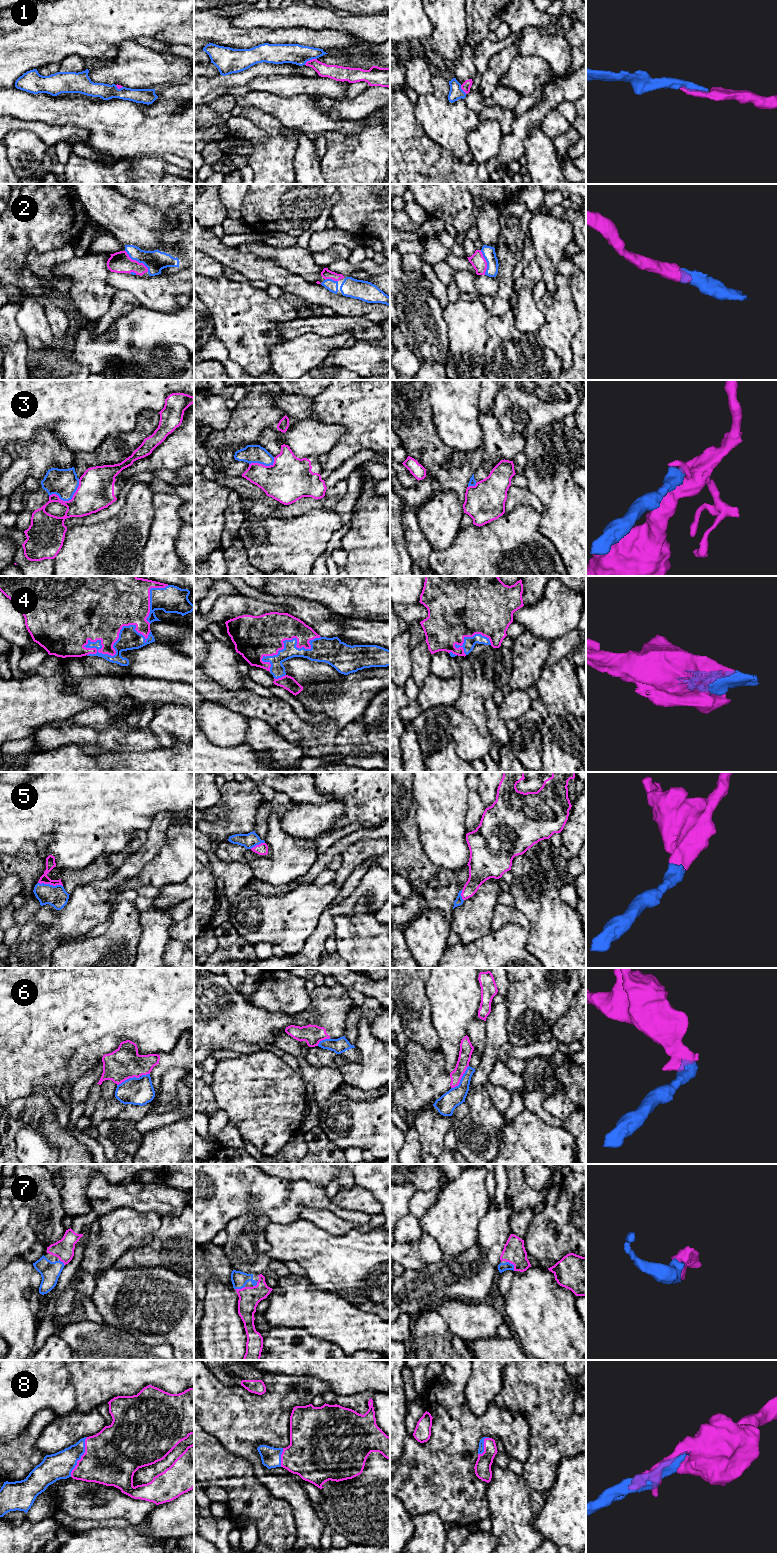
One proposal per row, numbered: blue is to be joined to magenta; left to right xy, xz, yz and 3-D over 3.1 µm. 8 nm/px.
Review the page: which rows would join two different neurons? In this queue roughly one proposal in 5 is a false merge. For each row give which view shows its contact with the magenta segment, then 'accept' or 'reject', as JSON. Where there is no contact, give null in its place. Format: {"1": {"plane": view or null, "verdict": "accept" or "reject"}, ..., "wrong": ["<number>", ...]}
{"1": {"plane": "xz", "verdict": "accept"}, "2": {"plane": "xy", "verdict": "accept"}, "3": {"plane": "xy", "verdict": "reject"}, "4": {"plane": "xy", "verdict": "accept"}, "5": {"plane": "xy", "verdict": "accept"}, "6": {"plane": "yz", "verdict": "reject"}, "7": {"plane": "yz", "verdict": "accept"}, "8": {"plane": "xy", "verdict": "accept"}, "wrong": ["3", "6"]}

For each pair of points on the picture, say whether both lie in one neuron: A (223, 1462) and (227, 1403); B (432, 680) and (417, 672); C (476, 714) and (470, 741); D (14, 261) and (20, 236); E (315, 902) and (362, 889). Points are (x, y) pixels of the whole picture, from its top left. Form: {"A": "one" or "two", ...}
{"A": "two", "B": "two", "C": "two", "D": "one", "E": "two"}

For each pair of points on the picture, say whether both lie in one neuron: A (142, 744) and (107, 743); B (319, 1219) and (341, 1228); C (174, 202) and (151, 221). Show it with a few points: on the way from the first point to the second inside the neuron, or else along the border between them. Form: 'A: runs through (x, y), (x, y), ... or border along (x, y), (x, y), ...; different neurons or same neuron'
A: runs through (133, 740), (116, 738); same neuron
B: runs through (324, 1219), (336, 1225); same neuron
C: border along (140, 201), (157, 208), (166, 227), (178, 225); different neurons

